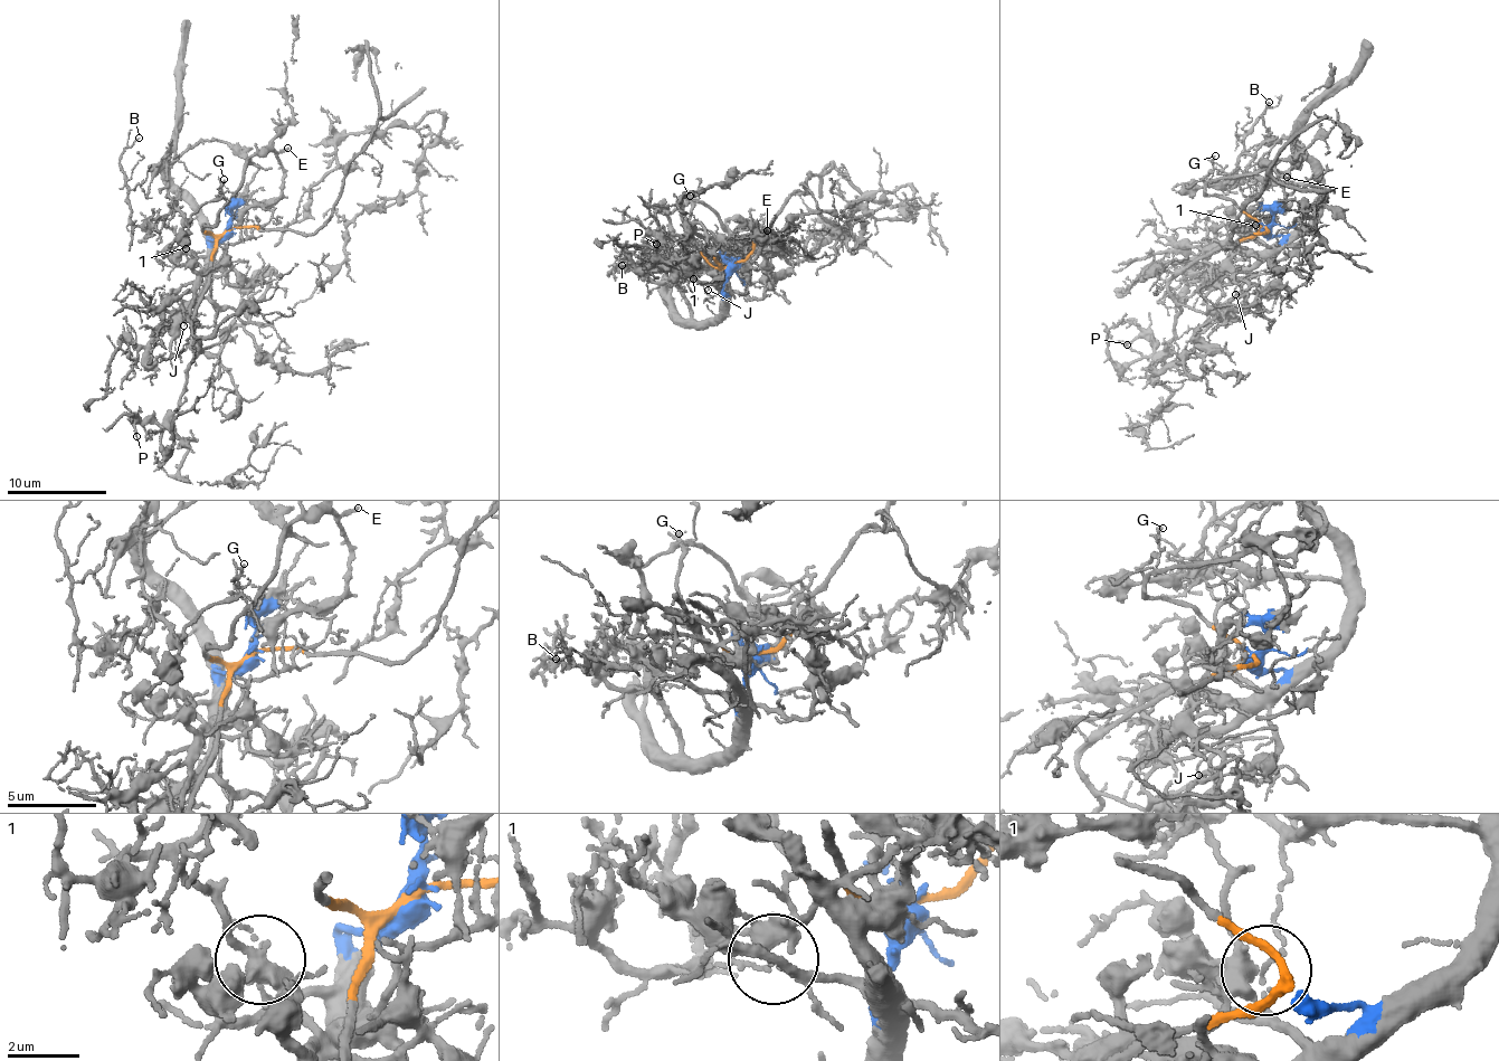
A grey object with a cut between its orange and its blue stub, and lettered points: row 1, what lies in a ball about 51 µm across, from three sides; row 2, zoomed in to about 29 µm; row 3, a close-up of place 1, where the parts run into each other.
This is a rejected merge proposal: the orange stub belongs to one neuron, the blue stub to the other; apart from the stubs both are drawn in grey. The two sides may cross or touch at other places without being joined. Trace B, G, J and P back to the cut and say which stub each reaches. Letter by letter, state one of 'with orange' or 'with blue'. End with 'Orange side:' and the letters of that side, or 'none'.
B: with blue
G: with blue
J: with blue
P: with orange
Orange side: P

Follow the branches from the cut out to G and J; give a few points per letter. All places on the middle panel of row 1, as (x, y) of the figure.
G: (730, 264), (724, 293), (693, 278), (666, 281), (671, 271), (665, 259), (667, 216), (692, 199), (691, 196)
J: (730, 264), (722, 290), (727, 296), (729, 291), (719, 282), (709, 290)

